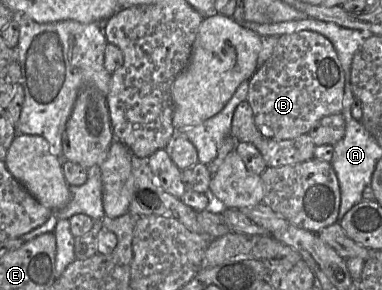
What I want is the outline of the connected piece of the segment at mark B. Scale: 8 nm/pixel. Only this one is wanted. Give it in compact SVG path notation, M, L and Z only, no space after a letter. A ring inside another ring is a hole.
M310 30L279 36L269 59L249 79L247 101L259 132L273 140L309 133L324 116L342 112L345 72L331 41Z

